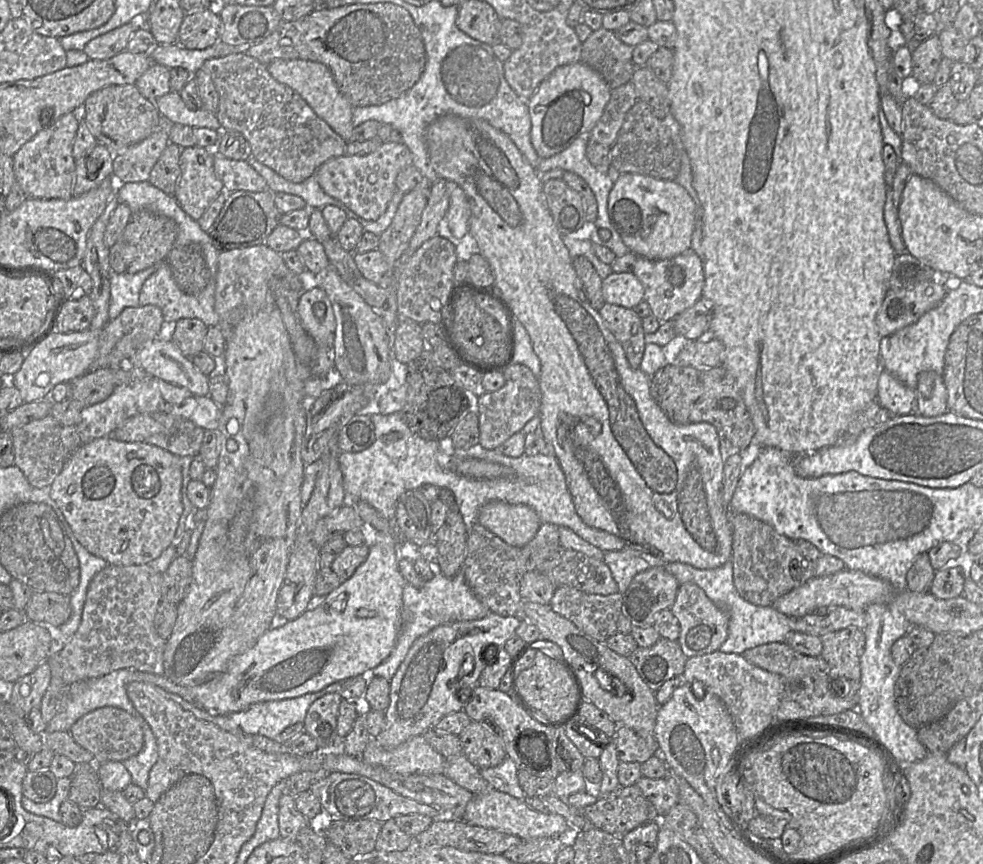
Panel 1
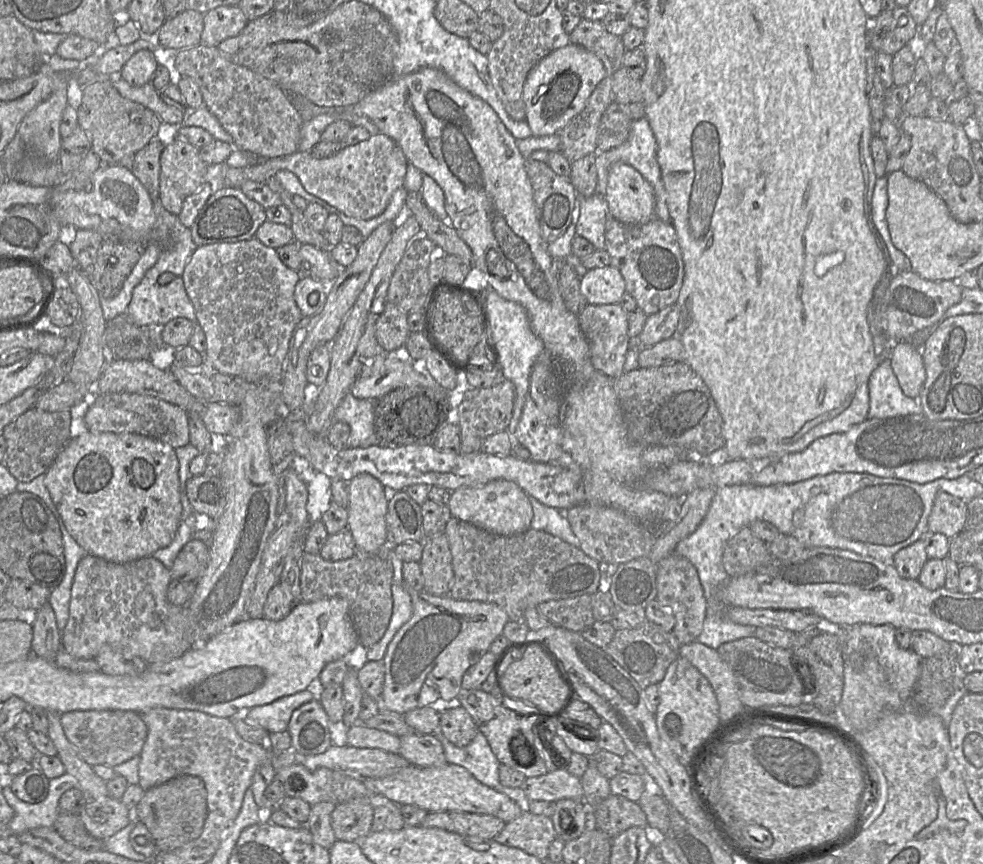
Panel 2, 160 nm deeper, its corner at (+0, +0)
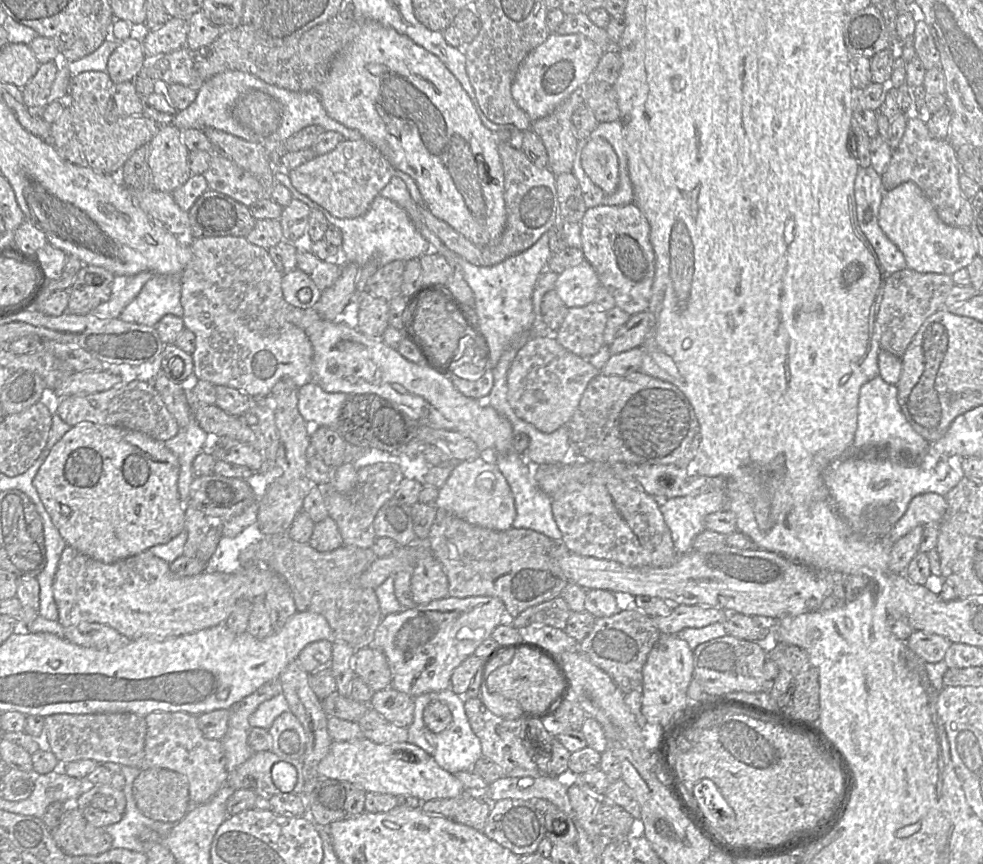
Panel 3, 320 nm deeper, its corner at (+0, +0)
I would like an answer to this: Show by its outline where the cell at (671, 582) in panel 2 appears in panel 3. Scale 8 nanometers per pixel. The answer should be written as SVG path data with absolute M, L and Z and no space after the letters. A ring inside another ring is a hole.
M619 479L592 480L591 482L586 484L572 482L563 486L556 494L554 494L554 496L551 499L552 499L552 512L554 515L554 519L558 525L558 528L562 533L562 542L572 553L585 557L612 560L628 567L654 567L654 568L670 566L679 556L674 547L669 527L667 526L663 514L660 510L660 502L657 501L653 496L642 491L635 482L623 482Z

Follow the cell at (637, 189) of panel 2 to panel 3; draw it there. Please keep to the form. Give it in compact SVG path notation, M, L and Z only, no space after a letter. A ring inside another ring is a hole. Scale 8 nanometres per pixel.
M603 138L590 139L581 152L581 165L587 176L606 194L619 184L619 160L611 144Z

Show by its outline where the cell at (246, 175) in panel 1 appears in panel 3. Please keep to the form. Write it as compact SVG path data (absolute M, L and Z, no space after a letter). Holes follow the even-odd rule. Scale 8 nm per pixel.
M365 139L343 140L334 150L316 156L290 170L293 187L337 218L364 215L374 199L394 176L396 169L381 152Z

